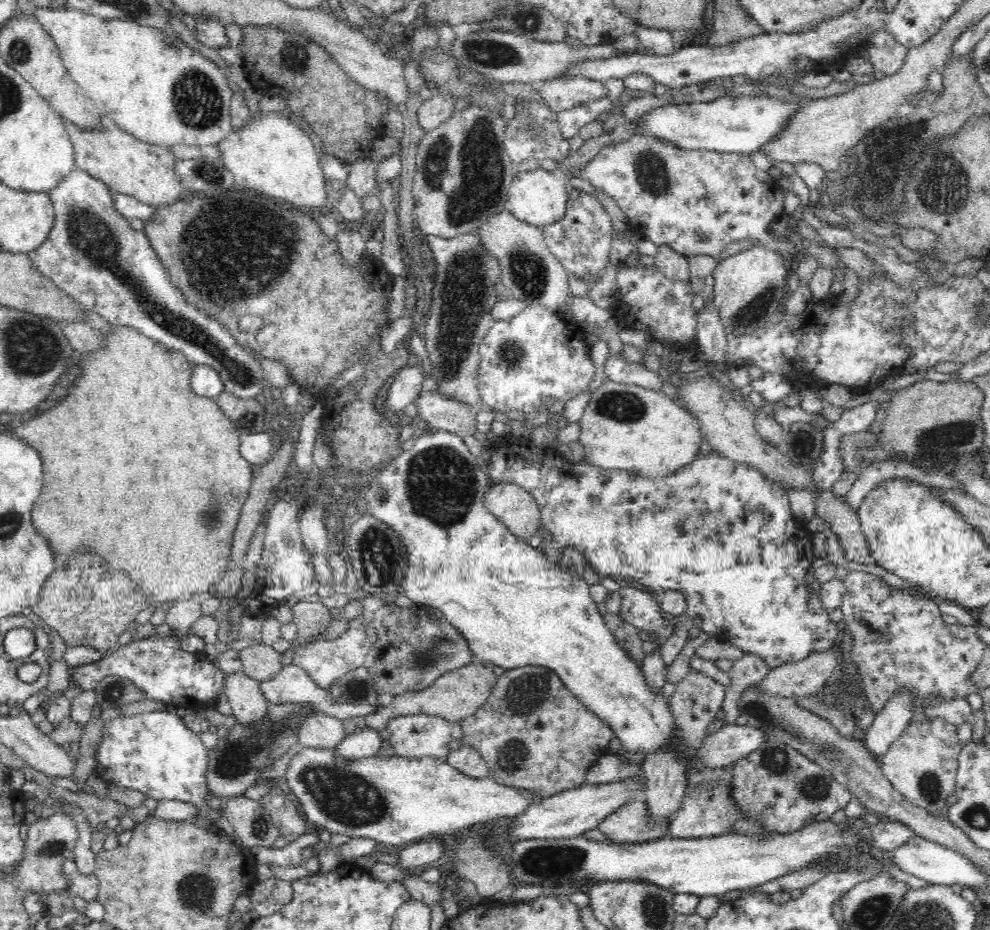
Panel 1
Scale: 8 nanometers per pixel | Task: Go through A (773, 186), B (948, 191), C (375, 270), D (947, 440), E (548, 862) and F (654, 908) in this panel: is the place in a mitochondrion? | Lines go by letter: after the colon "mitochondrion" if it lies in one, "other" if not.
A: other
B: mitochondrion
C: other
D: mitochondrion
E: mitochondrion
F: mitochondrion

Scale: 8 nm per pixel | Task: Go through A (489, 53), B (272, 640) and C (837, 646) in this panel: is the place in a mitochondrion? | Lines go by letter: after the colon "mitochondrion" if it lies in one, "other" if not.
A: mitochondrion
B: other
C: other

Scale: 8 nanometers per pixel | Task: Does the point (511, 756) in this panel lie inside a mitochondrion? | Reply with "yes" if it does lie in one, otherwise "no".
yes

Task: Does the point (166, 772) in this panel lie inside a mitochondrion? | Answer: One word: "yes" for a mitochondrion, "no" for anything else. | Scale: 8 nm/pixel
no

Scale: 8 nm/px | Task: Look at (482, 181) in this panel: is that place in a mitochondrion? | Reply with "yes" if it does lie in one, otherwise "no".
yes

